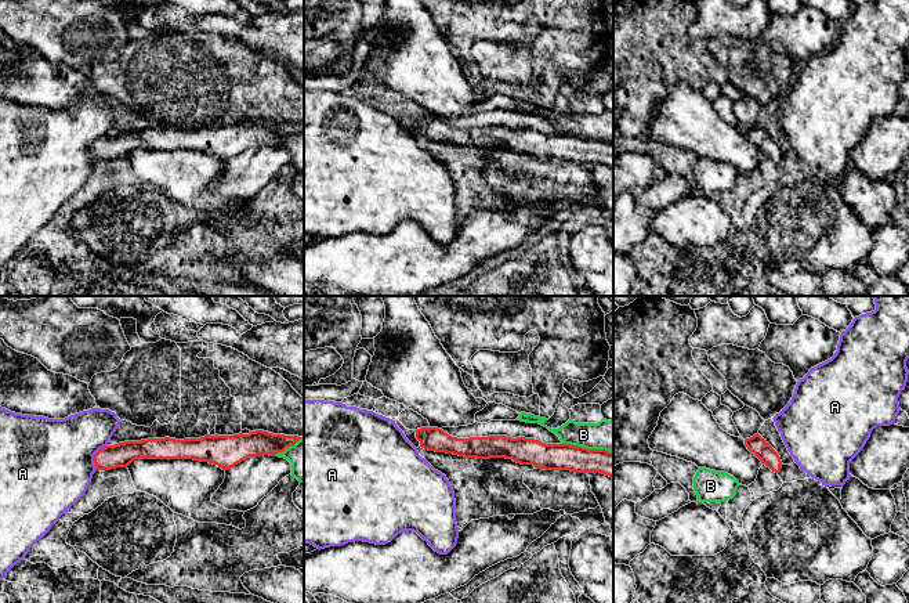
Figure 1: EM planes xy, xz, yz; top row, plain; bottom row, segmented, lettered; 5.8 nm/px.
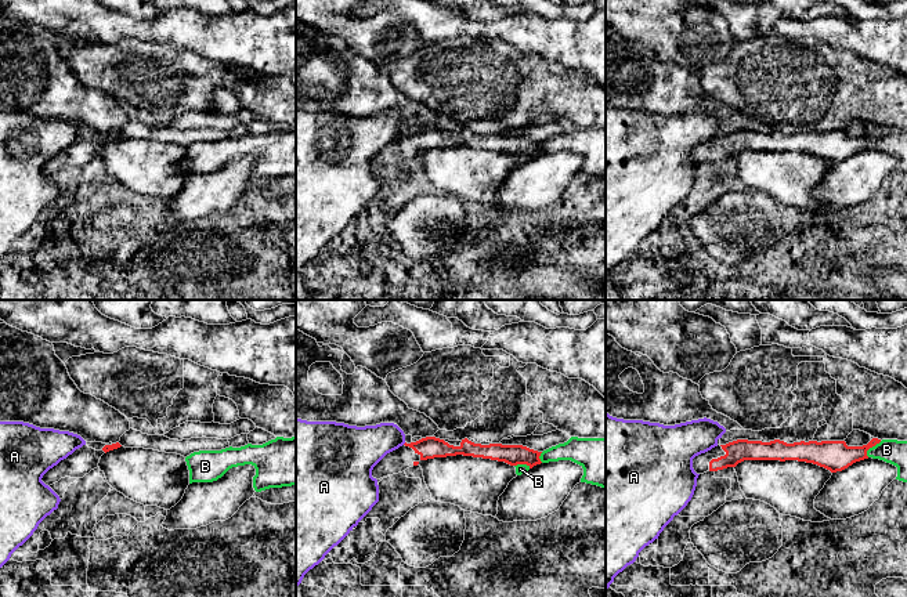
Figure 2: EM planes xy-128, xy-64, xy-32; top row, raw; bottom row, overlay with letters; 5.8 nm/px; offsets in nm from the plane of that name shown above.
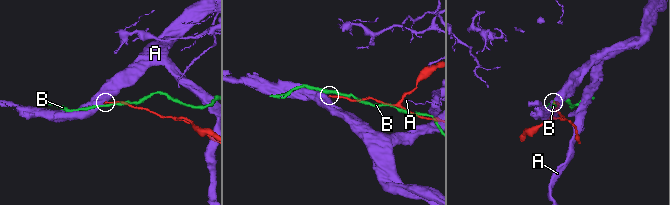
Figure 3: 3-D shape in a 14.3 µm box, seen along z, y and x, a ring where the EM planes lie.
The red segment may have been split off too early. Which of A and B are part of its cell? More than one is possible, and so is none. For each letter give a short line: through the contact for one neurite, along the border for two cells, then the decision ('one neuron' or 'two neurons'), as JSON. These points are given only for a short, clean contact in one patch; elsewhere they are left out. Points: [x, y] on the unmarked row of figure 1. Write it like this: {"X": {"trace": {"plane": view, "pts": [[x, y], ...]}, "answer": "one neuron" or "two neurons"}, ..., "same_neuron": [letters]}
{"A": {"trace": {"plane": "xy", "pts": [[107, 134], [94, 145], [96, 159]]}, "answer": "two neurons"}, "B": {"answer": "two neurons"}, "same_neuron": []}

